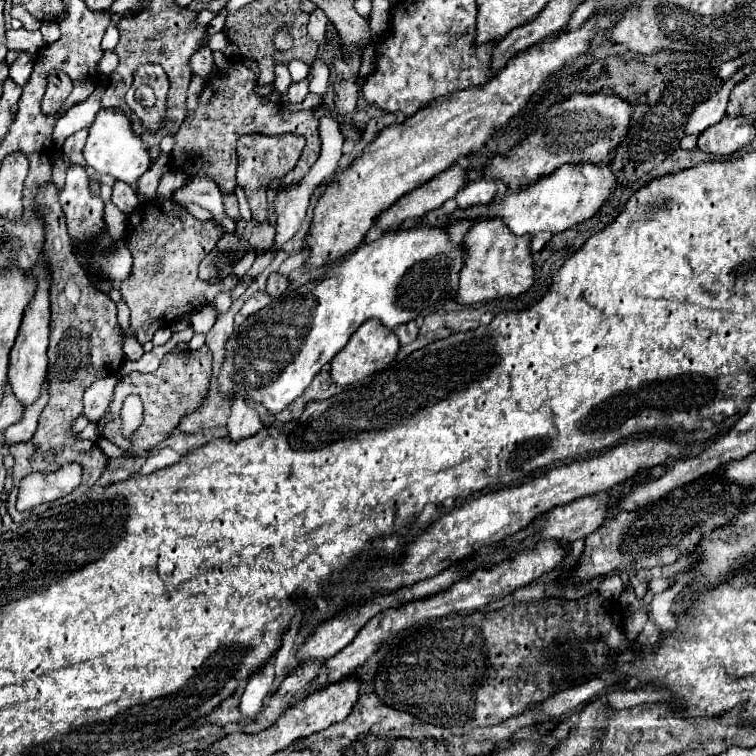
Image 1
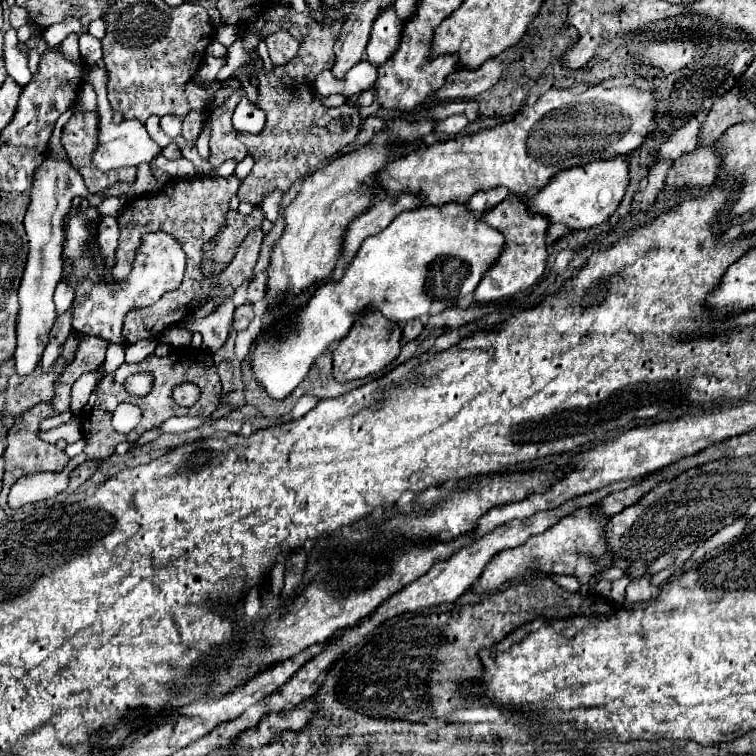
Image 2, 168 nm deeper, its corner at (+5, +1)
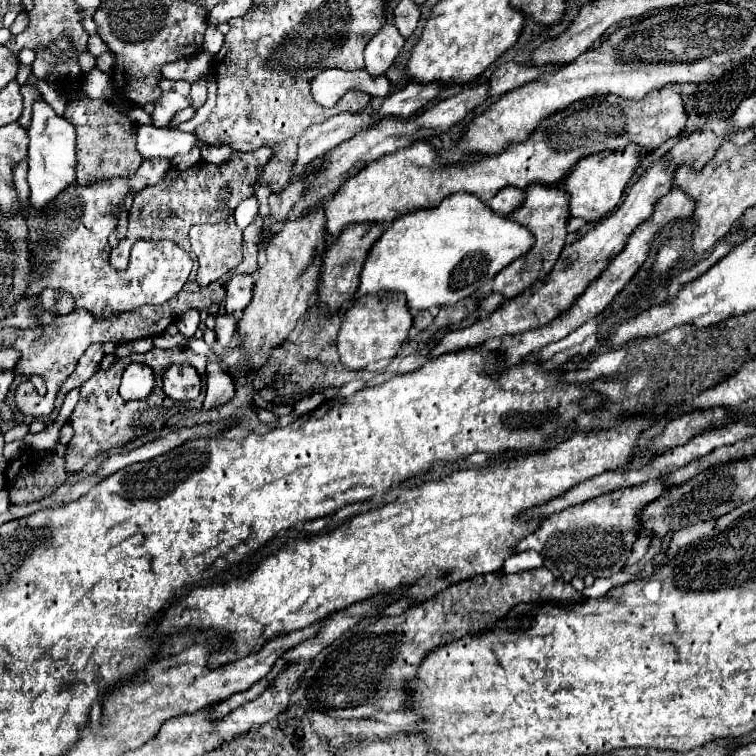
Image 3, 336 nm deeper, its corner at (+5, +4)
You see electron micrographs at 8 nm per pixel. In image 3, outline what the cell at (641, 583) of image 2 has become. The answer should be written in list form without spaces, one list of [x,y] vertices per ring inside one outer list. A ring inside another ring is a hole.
[[[708,521],[708,523],[698,523],[698,525],[692,525],[692,527],[686,527],[686,529],[680,529],[674,533],[668,549],[666,549],[666,557],[674,557],[674,553],[678,553],[680,547],[686,547],[690,545],[692,541],[708,535],[710,531],[714,529],[714,521]]]

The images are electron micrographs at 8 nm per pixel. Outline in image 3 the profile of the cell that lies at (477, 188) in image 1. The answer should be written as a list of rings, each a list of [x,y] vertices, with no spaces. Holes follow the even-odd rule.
[[[506,187],[500,189],[492,199],[490,199],[490,209],[498,215],[508,215],[510,211],[514,211],[524,199],[524,191],[514,189],[514,187]]]

